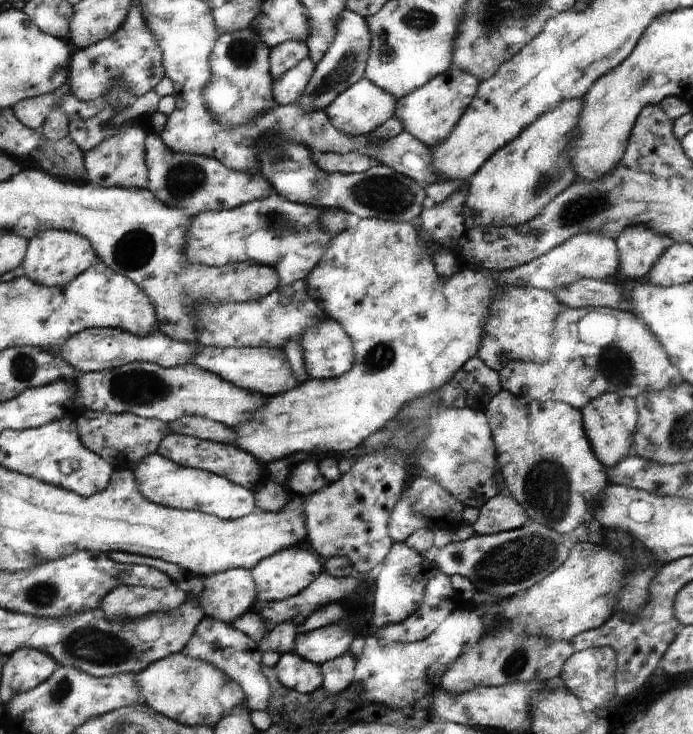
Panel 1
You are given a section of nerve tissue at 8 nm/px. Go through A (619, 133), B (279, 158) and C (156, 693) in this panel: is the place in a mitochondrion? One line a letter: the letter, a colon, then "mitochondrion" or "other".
A: other
B: mitochondrion
C: other

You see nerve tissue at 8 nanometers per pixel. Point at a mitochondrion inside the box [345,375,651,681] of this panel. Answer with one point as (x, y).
(512, 563)

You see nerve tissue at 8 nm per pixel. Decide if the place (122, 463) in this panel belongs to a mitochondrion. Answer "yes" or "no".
no

